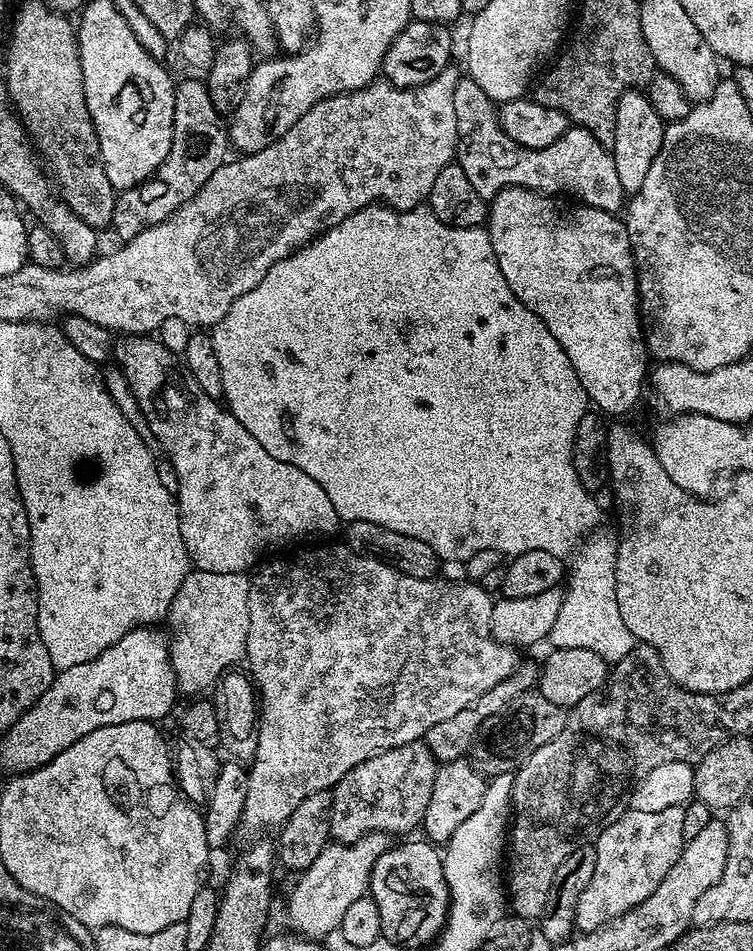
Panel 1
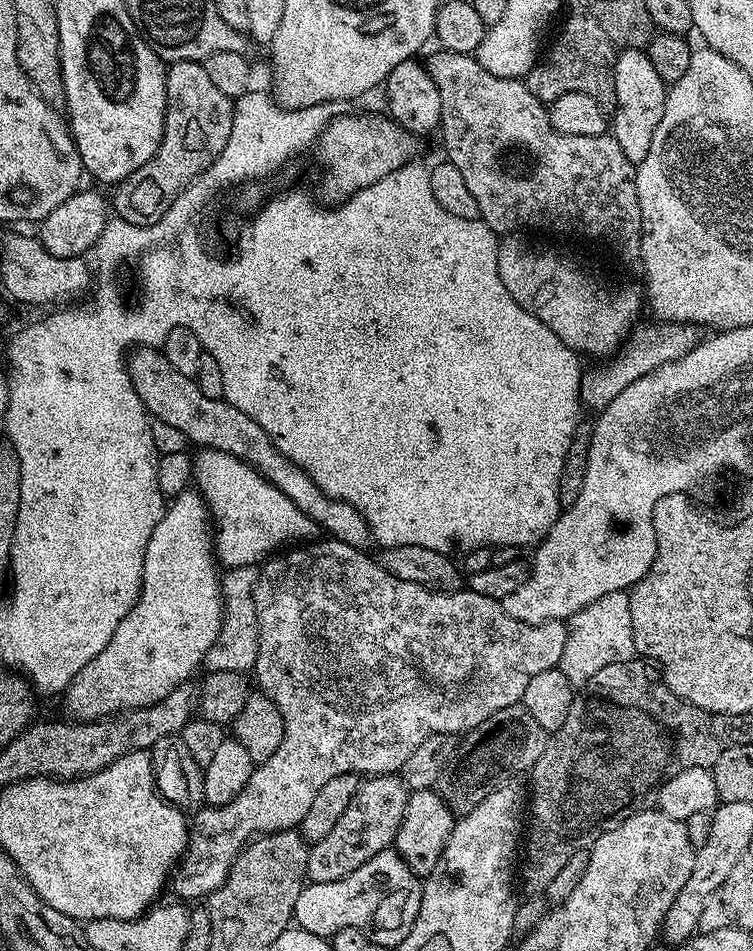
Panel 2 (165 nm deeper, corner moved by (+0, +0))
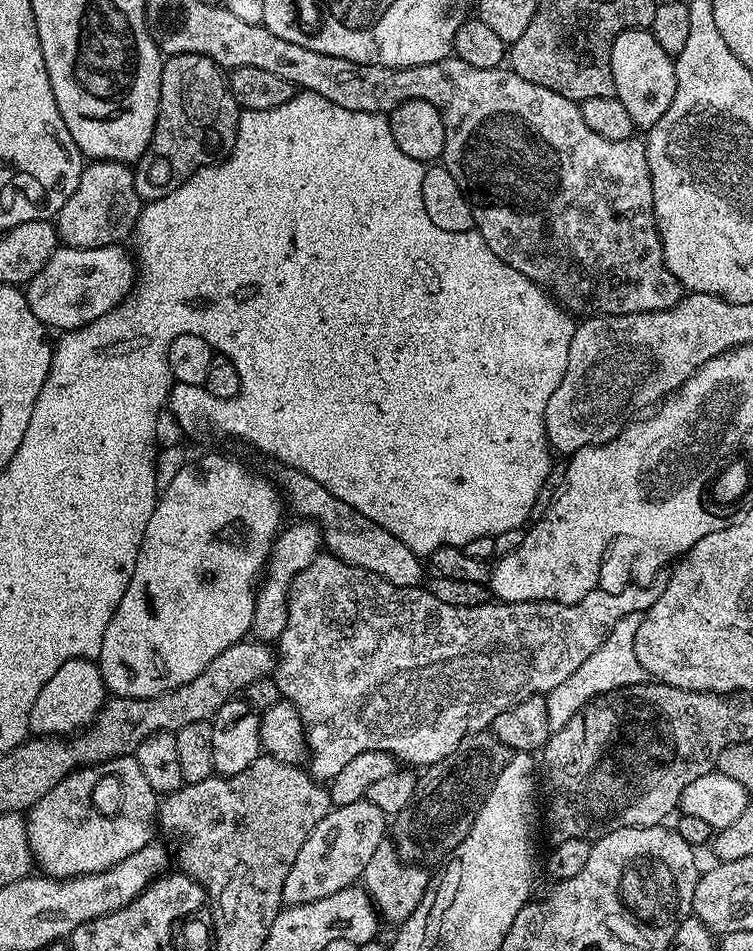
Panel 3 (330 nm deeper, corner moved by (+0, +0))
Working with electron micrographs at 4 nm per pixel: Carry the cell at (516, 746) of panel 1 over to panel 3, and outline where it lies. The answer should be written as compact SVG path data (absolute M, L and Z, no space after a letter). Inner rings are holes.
M491 731L471 732L446 758L427 765L416 781L414 798L394 817L390 836L401 860L416 866L439 865L447 860L458 842L470 834L482 802L496 784L498 774L506 770L506 762L514 755Z

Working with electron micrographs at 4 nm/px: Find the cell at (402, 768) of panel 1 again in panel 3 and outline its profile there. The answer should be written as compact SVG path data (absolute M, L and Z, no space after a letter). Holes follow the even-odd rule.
M366 798L350 802L350 806L333 807L326 818L322 818L322 822L310 830L310 838L302 842L302 850L298 850L294 866L290 866L286 886L282 888L285 905L318 902L318 898L326 898L329 894L338 894L338 890L353 887L363 877L366 862L370 862L374 850L385 843L389 828L389 817Z

